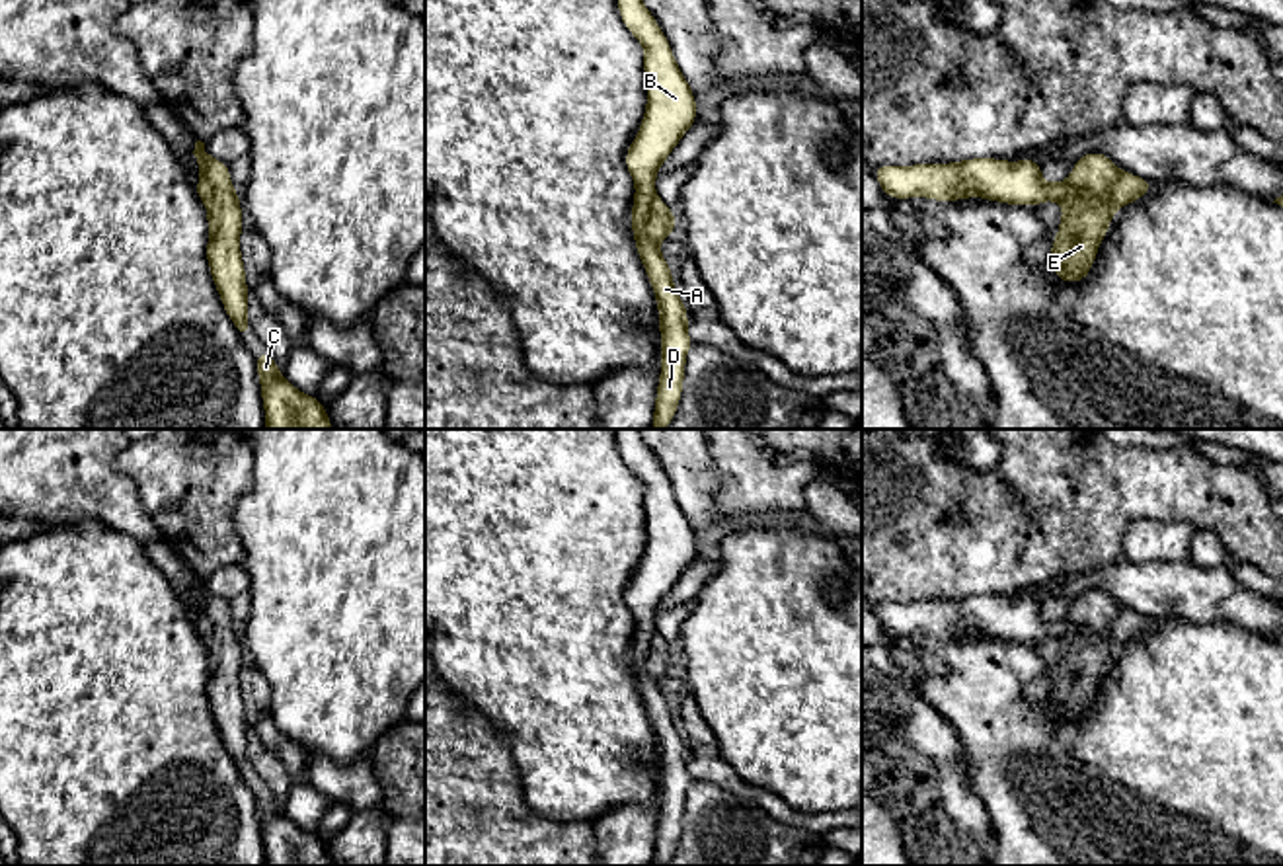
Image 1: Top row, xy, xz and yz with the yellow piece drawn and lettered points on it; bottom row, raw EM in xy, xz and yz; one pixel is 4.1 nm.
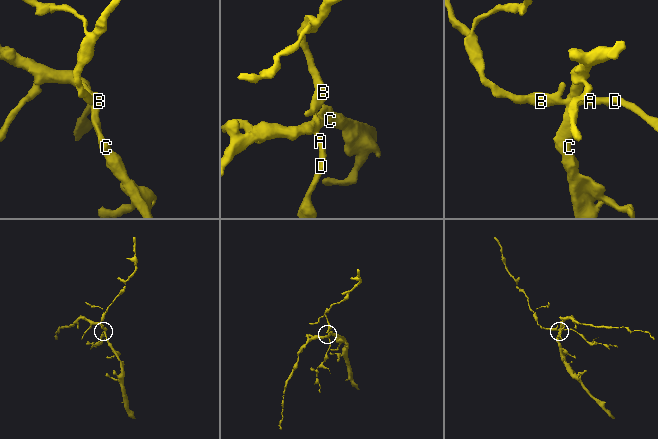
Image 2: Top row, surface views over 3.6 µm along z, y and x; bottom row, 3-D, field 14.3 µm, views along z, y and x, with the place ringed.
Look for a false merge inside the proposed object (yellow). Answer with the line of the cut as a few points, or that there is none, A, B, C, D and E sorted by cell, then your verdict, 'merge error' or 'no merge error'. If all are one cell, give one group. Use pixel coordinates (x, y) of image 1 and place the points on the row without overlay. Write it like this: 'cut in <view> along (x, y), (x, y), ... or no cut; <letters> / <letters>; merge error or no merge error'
cut in xz along (656, 632), (644, 660), (644, 671), (654, 681); A B D / C E; merge error

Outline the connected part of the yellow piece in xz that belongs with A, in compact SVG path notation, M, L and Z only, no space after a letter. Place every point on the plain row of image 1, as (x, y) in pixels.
M618 429L618 451L645 486L647 542L640 570L626 587L626 605L636 620L632 671L659 745L661 813L651 864L665 866L680 839L684 800L692 778L688 774L686 739L679 735L671 704L657 681L643 671L643 659L655 634L659 603L698 558L696 534L675 499L665 470L638 429Z

